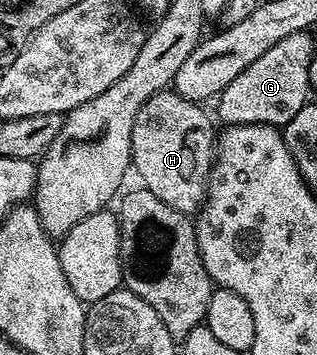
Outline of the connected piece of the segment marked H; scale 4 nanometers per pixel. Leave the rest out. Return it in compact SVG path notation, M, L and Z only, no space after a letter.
M167 89L167 90L164 90L164 91L157 91L157 93L153 97L151 97L151 99L149 101L147 101L146 104L144 104L142 106L142 108L140 109L140 113L136 113L136 121L132 125L132 149L130 150L130 162L132 164L133 174L135 174L135 173L138 174L138 179L139 179L140 182L142 182L142 183L139 183L139 184L141 184L141 186L143 188L145 188L145 190L148 190L151 193L153 193L153 195L155 197L160 197L160 201L164 201L164 205L172 205L172 209L176 209L180 213L184 213L185 215L188 215L188 216L193 216L195 213L202 210L203 204L205 203L206 198L208 196L208 180L209 180L209 177L210 177L210 168L213 164L214 157L215 157L215 154L216 154L216 130L214 131L215 120L212 118L212 115L211 115L212 120L210 120L210 115L209 115L208 112L205 111L204 108L205 108L205 106L203 106L202 103L193 103L191 101L191 99L185 99L184 97L180 97L178 95L177 91L175 91L173 89Z

